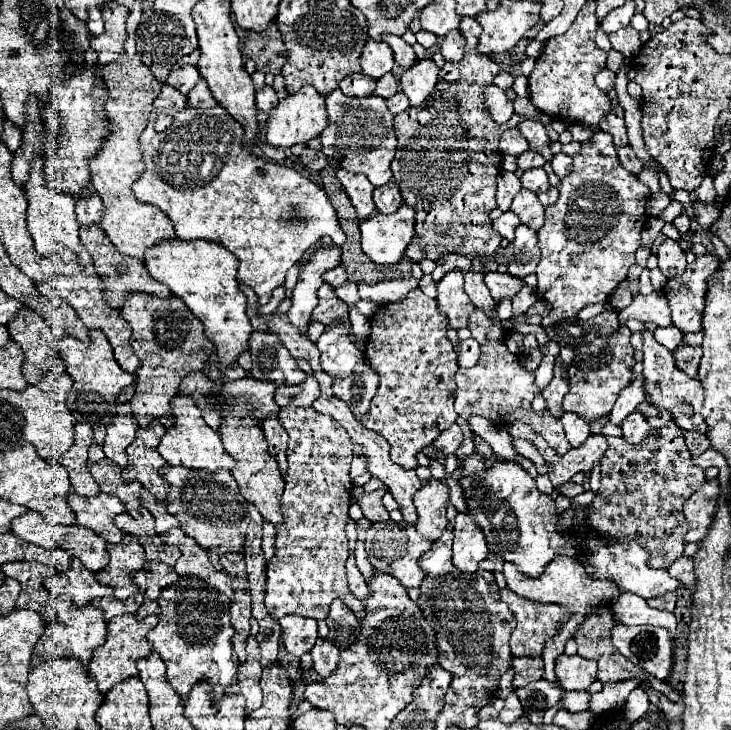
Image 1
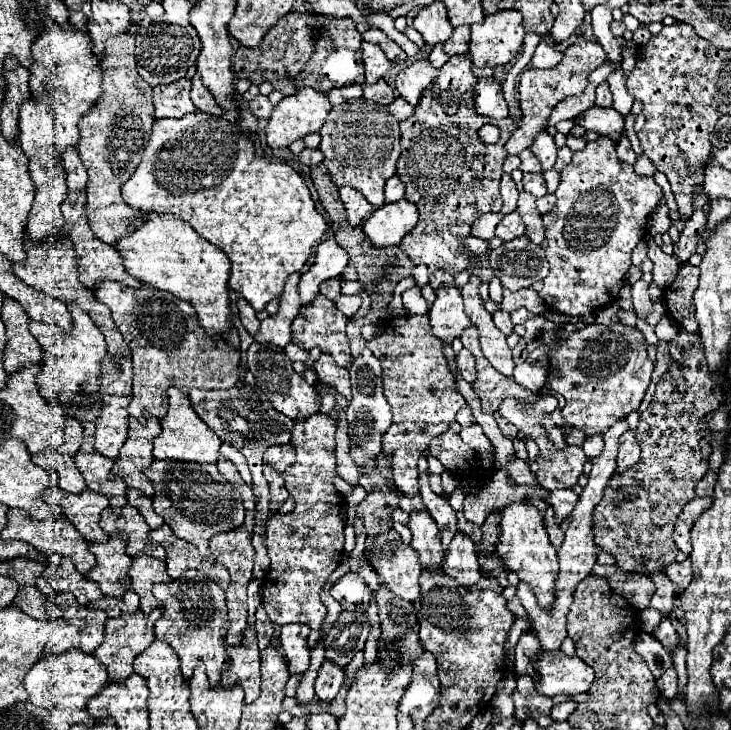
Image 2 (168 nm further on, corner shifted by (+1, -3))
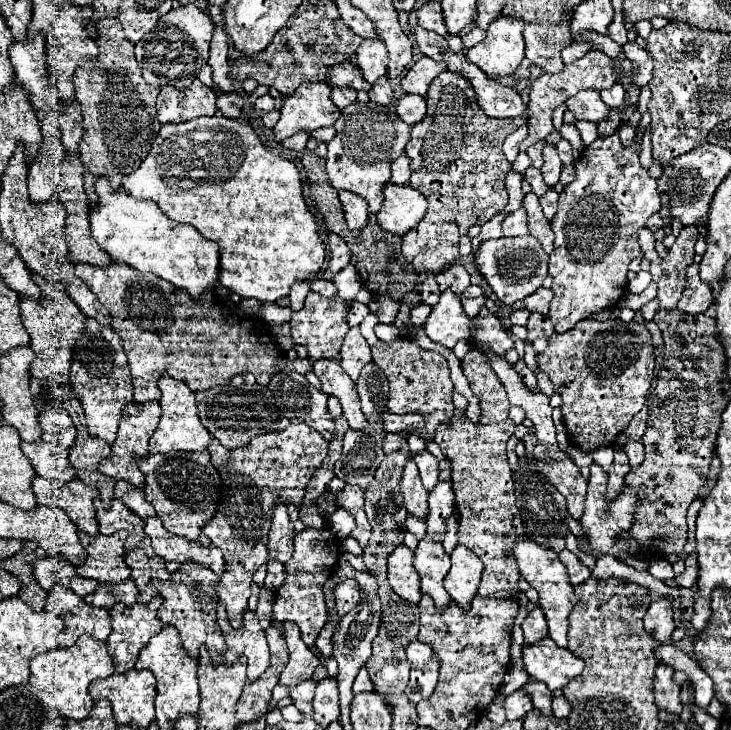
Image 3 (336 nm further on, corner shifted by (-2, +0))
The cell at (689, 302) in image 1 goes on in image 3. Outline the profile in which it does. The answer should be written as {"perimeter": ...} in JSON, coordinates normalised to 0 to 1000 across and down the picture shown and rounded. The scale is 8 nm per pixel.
{"perimeter":[[[945,362],[940,367],[940,392],[926,422],[934,425],[937,430],[964,430],[973,416],[975,416],[973,392],[959,384],[956,362]]]}

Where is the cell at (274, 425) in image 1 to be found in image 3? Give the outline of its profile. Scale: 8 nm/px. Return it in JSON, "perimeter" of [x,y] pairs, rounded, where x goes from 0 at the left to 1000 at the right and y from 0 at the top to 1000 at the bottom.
{"perimeter":[[[387,690],[376,693],[376,704],[371,712],[371,729],[368,729],[368,762],[365,767],[379,767],[384,773],[393,773],[401,759],[401,718],[395,712],[393,696]]]}

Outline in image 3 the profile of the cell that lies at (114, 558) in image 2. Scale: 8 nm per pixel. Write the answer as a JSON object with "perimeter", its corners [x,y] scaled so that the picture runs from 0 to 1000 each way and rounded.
{"perimeter":[[[108,729],[108,742],[119,756],[116,770],[105,778],[105,786],[114,792],[127,792],[141,800],[168,797],[179,789],[174,773],[168,770],[168,745],[174,729],[157,729],[152,734],[122,734]]]}

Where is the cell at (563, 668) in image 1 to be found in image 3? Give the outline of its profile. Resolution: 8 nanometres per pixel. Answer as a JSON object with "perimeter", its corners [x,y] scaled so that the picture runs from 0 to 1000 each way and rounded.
{"perimeter":[[[751,871],[721,882],[715,879],[715,915],[724,929],[746,934],[751,945],[776,940],[776,934],[795,923],[798,904],[787,901],[776,888],[765,888]]]}

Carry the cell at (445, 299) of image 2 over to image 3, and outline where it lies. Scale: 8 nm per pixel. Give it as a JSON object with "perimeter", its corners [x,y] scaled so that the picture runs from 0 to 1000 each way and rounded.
{"perimeter":[[[609,397],[601,416],[595,416],[590,425],[590,433],[581,444],[581,458],[592,468],[606,471],[617,479],[628,466],[639,466],[644,460],[642,441],[644,438],[636,433],[628,405],[617,397]]]}

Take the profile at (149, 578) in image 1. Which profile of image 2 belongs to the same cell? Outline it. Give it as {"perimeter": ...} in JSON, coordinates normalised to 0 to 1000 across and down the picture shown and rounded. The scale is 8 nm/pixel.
{"perimeter":[[[189,760],[183,763],[175,788],[181,793],[181,807],[192,815],[192,834],[197,840],[205,840],[216,829],[216,823],[208,815],[208,801],[233,796],[227,785],[227,771],[205,760]]]}

